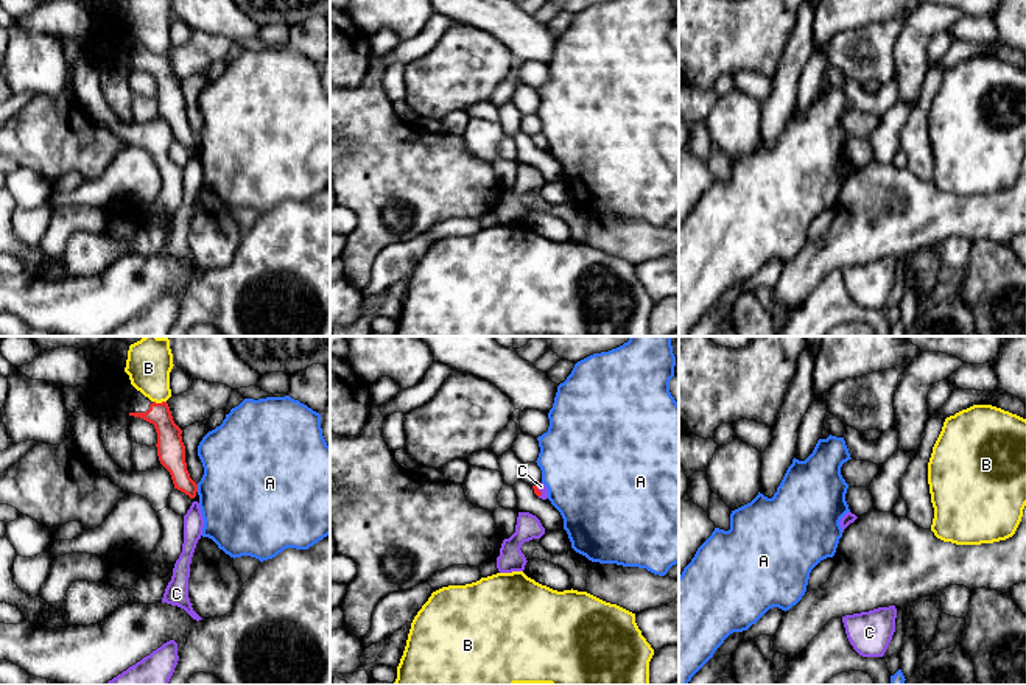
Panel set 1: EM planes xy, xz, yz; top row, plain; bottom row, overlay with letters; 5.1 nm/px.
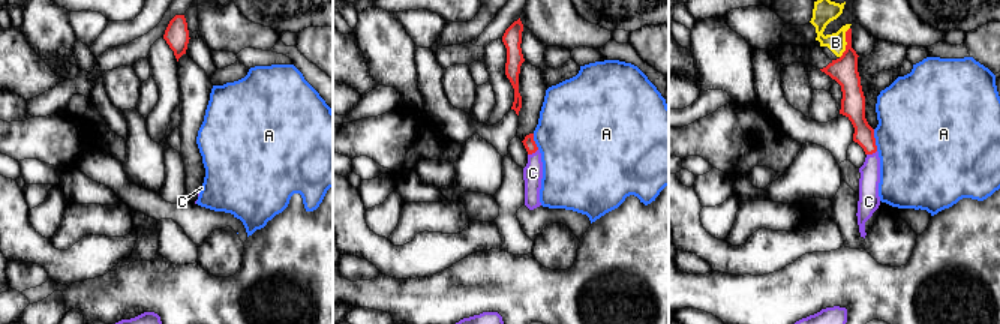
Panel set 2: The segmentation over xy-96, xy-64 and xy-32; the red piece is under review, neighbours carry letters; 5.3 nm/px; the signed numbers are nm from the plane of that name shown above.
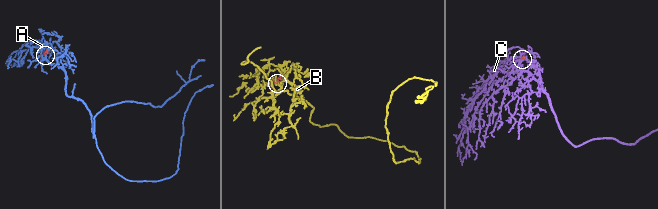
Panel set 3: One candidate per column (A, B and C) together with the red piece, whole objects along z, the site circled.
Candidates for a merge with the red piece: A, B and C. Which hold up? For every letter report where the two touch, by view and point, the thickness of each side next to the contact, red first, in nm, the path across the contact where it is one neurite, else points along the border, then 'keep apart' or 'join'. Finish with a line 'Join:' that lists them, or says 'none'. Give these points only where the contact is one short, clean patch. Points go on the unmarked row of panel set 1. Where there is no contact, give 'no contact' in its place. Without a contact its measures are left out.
A: contact xy (196, 139); calibres 140 and 480 nm; border xy (196, 136), (198, 142); keep apart
B: contact xy (159, 55); calibres 140 and 220 nm; border xy (153, 52), (165, 53); keep apart
C: contact xz (541, 144); calibres 40 and 50 nm; way xz (537, 144), (541, 144), (541, 137); join
Join: C

